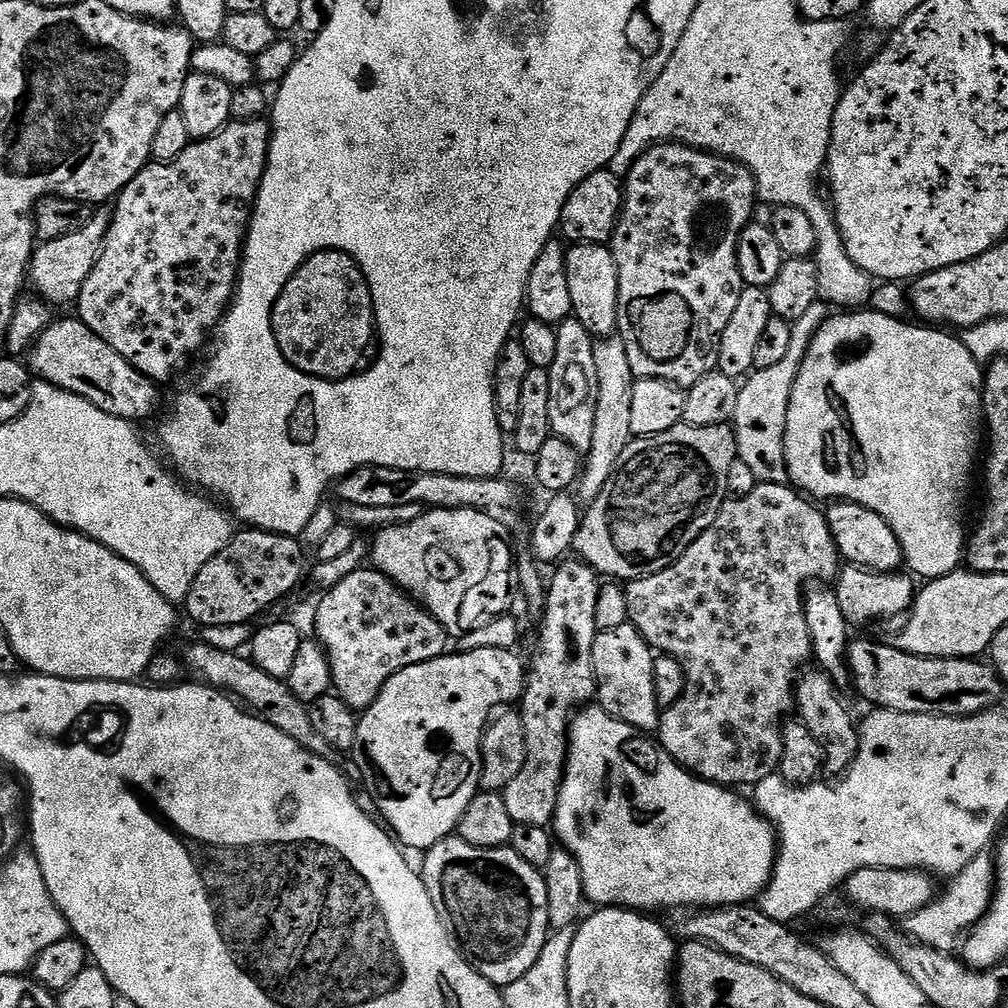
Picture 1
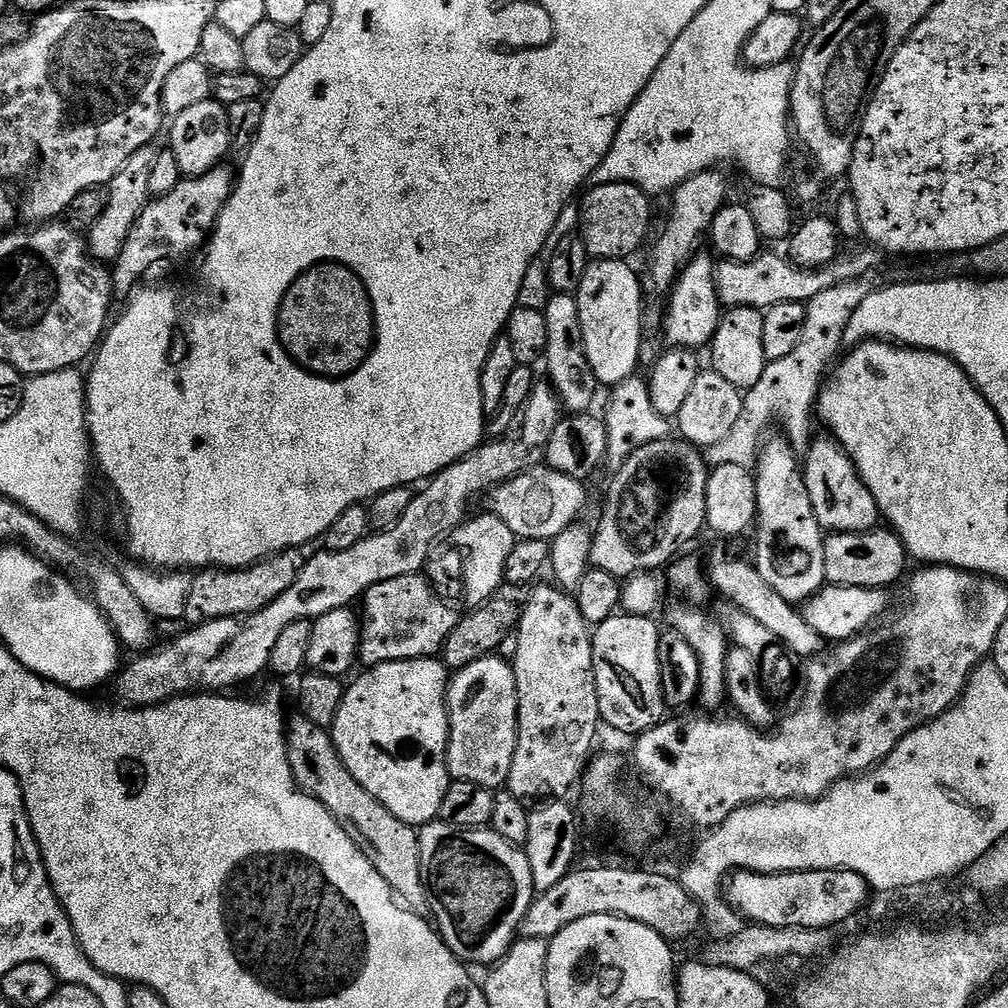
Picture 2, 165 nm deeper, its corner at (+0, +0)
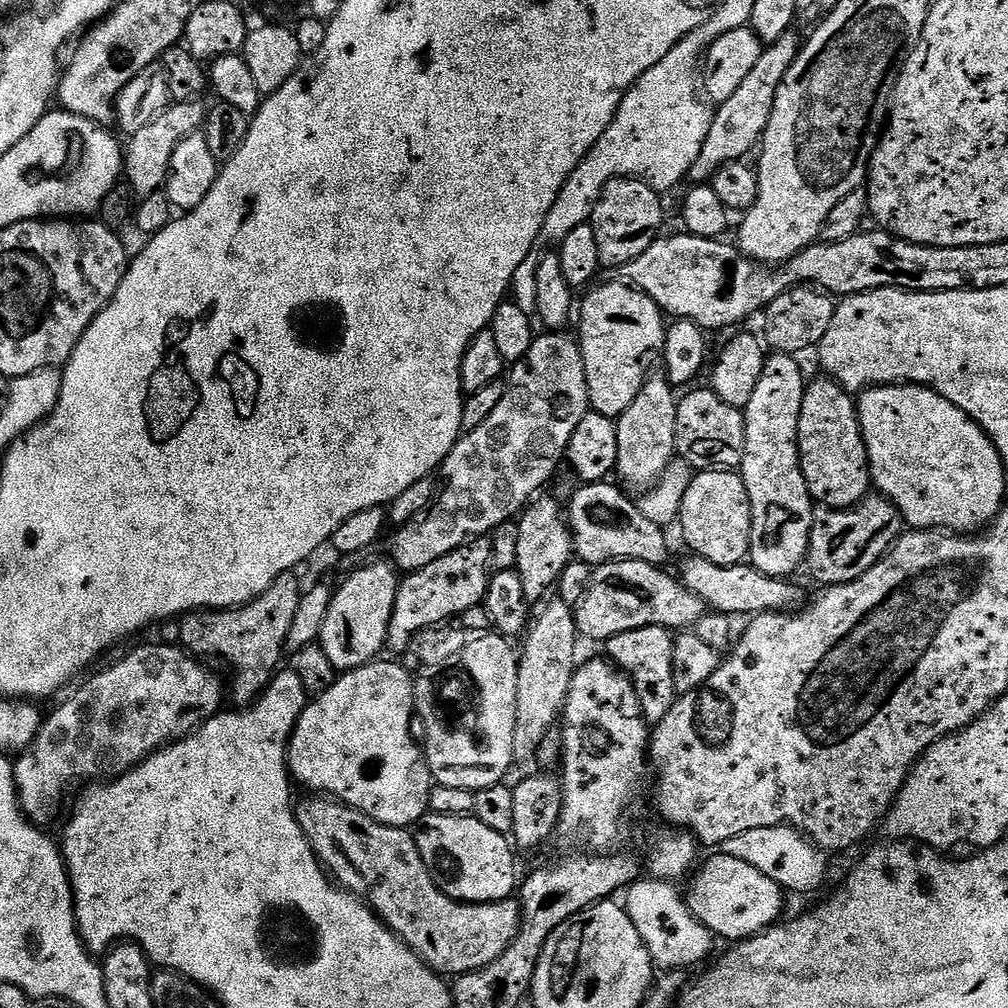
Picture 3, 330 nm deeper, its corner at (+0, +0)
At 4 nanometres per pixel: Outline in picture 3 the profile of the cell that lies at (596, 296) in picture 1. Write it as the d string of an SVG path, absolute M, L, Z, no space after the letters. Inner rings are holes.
M613 282L595 288L578 304L578 339L586 366L588 403L593 412L619 418L630 406L630 402L638 398L638 390L642 390L655 369L652 367L655 364L657 367L661 359L666 320L660 307L645 292L629 284Z

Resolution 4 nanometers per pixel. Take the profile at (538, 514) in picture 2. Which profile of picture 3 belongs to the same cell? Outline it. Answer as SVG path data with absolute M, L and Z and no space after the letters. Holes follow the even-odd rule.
M600 481L594 484L584 484L580 486L572 496L572 500L570 502L570 527L572 537L573 537L573 547L577 557L581 560L587 562L587 564L591 564L594 568L600 567L603 564L608 564L610 561L614 560L628 560L628 559L636 559L638 561L648 561L651 564L665 565L666 560L670 554L670 550L668 548L668 540L666 538L667 531L665 527L662 527L658 524L655 524L653 521L647 519L642 512L640 512L637 503L631 498L631 500L626 496L628 495L621 487L617 488L612 485L612 482Z

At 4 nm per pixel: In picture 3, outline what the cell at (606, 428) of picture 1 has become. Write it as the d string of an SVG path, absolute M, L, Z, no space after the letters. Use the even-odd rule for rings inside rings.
M559 598L552 599L543 605L545 608L541 610L540 617L537 620L535 617L531 621L530 631L523 641L524 650L521 649L518 660L514 748L516 760L520 762L531 757L533 759L539 753L544 737L552 730L552 724L555 720L557 723L563 711L569 684L578 667L576 648L580 640L576 630L576 613L573 605Z

